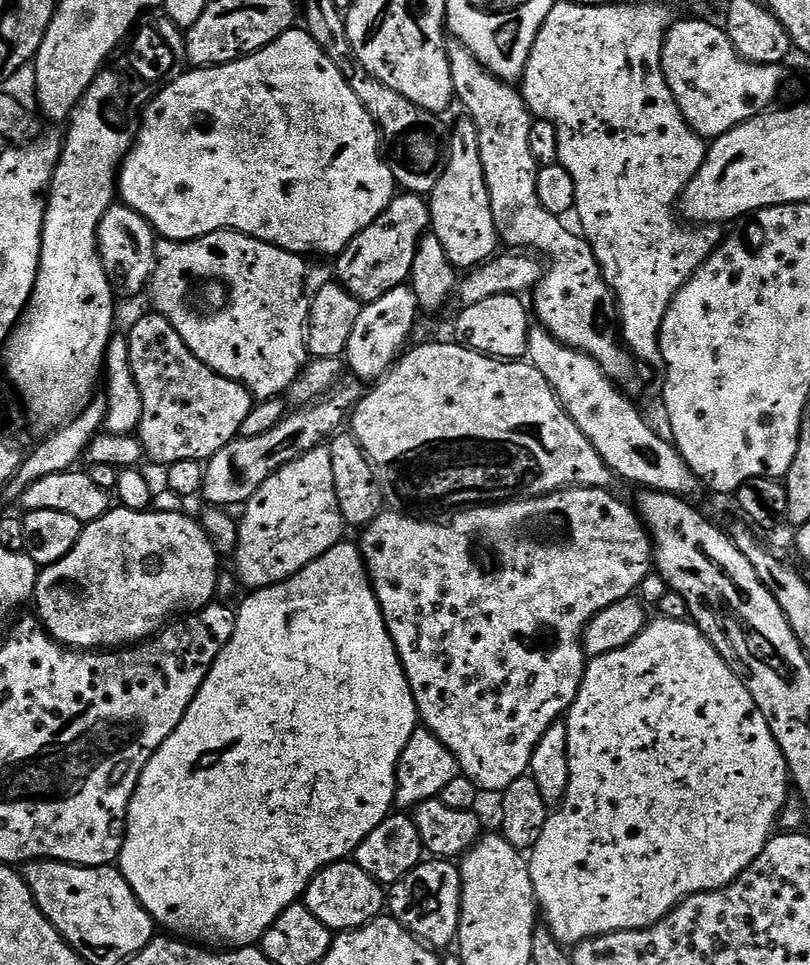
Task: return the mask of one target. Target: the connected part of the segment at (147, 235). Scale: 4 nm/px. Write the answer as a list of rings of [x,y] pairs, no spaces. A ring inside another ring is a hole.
[[[123,202],[113,203],[98,226],[96,241],[100,247],[100,261],[106,270],[108,281],[121,297],[136,296],[143,288],[145,291],[151,285],[152,276],[156,273],[158,237],[150,222],[142,218],[142,214],[138,214]]]

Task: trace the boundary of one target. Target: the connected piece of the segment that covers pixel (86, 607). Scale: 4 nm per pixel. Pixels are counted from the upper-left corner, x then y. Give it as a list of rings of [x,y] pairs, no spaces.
[[[116,506],[96,521],[85,523],[84,532],[78,538],[74,550],[70,550],[70,554],[66,554],[66,558],[47,565],[36,577],[34,605],[36,604],[37,610],[35,609],[35,611],[49,636],[69,650],[120,650],[125,646],[135,646],[155,637],[165,627],[166,622],[173,618],[179,617],[181,614],[195,614],[213,603],[217,599],[216,579],[220,576],[219,568],[222,560],[216,551],[216,547],[212,545],[212,539],[208,537],[204,527],[200,525],[199,519],[192,517],[191,520],[190,517],[184,515],[183,511],[158,512],[149,510],[139,512],[138,510]]]

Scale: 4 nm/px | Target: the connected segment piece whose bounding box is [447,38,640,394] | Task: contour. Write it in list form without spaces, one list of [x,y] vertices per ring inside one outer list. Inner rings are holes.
[[[449,39],[447,46],[450,78],[454,82],[454,97],[458,104],[468,111],[465,113],[476,123],[478,130],[478,150],[482,154],[482,170],[490,194],[490,214],[494,214],[494,226],[499,243],[508,244],[504,246],[512,250],[531,250],[548,263],[544,275],[540,277],[540,283],[530,296],[532,299],[530,308],[535,319],[536,316],[540,319],[537,320],[539,327],[545,328],[566,346],[594,358],[594,362],[598,362],[604,373],[616,381],[625,393],[633,394],[632,392],[640,388],[640,380],[636,377],[638,364],[622,343],[620,309],[616,307],[616,295],[613,294],[611,286],[604,281],[604,271],[594,258],[594,250],[583,235],[575,231],[572,233],[564,225],[565,221],[561,217],[550,214],[550,210],[546,210],[546,206],[538,202],[538,165],[534,154],[530,154],[530,126],[534,117],[528,110],[527,102],[511,83],[499,80],[497,76],[487,72],[459,40]]]

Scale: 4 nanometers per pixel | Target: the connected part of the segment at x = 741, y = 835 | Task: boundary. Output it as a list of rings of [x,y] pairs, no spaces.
[[[653,619],[645,624],[642,634],[638,634],[634,642],[610,654],[591,657],[584,669],[576,701],[566,713],[566,723],[570,786],[564,799],[549,815],[546,826],[542,826],[542,838],[538,838],[527,857],[543,923],[560,945],[575,946],[584,940],[593,940],[595,936],[649,928],[669,916],[687,896],[717,892],[719,888],[732,884],[754,863],[758,854],[764,852],[774,835],[780,814],[790,799],[788,764],[778,742],[774,742],[774,734],[770,734],[766,718],[762,718],[762,710],[758,710],[754,698],[750,698],[750,690],[736,675],[735,668],[725,662],[722,654],[718,654],[718,650],[700,633],[700,629],[687,619]]]

